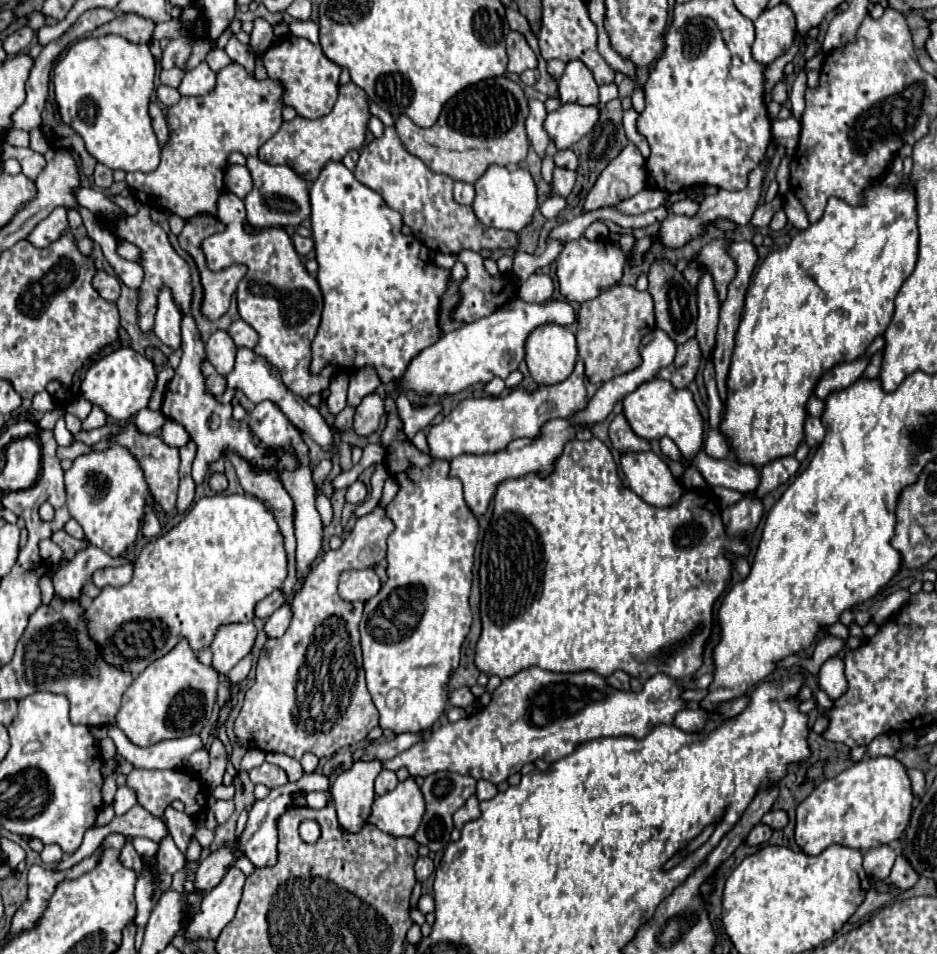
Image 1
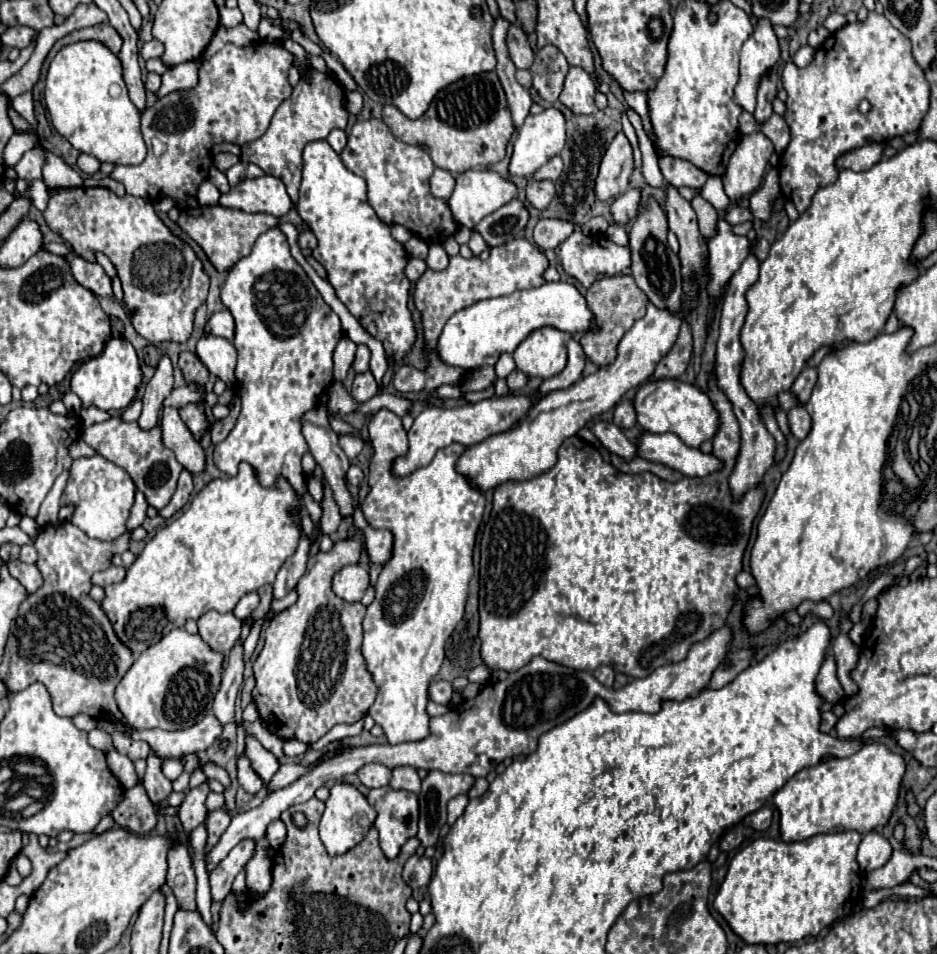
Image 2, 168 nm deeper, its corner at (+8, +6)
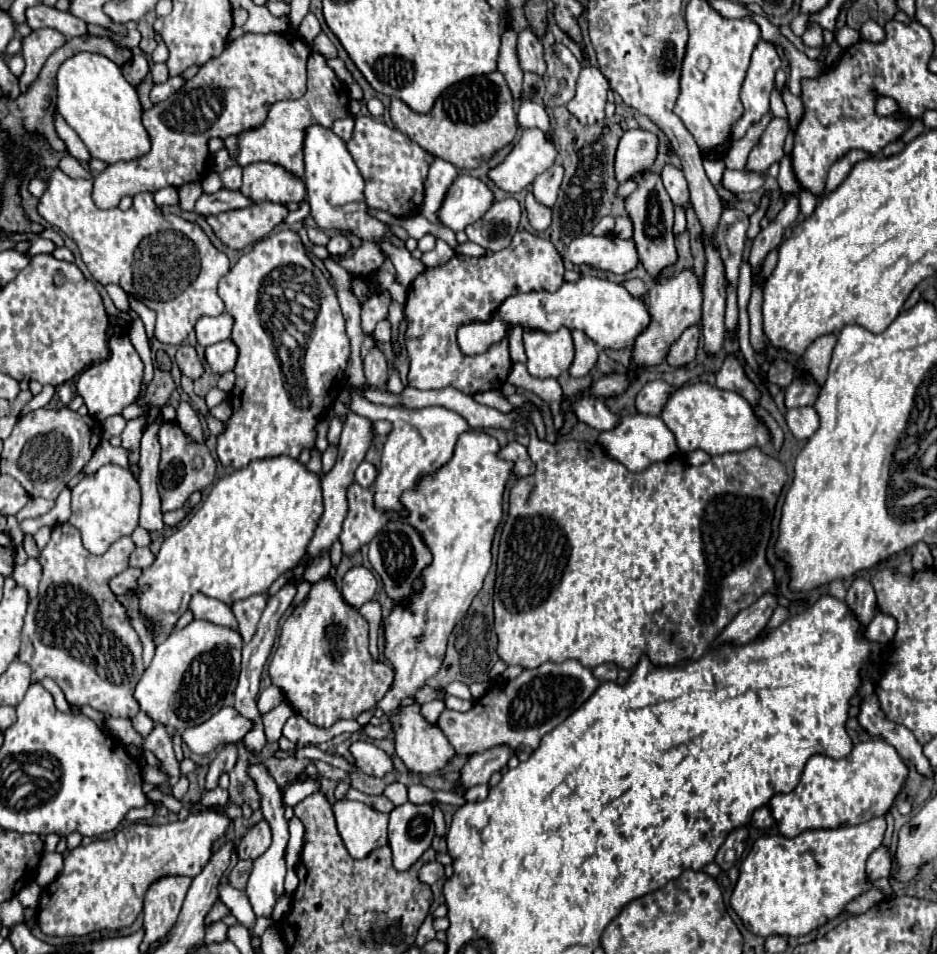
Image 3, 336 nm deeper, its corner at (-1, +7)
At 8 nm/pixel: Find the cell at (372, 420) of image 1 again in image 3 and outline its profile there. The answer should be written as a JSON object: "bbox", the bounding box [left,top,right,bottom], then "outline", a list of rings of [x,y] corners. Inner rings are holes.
{"bbox":[363,347,389,387],"outline":[[[379,347],[369,349],[369,353],[363,357],[363,365],[365,365],[367,383],[371,387],[385,387],[387,385],[389,367],[387,367],[387,359]]]}

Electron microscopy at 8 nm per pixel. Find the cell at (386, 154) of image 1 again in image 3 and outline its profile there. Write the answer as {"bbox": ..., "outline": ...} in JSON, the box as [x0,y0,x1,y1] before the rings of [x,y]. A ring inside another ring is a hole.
{"bbox":[347,117,433,217],"outline":[[[355,117],[355,125],[347,149],[365,179],[365,203],[395,217],[415,215],[423,201],[423,181],[433,157],[403,133],[373,117]]]}

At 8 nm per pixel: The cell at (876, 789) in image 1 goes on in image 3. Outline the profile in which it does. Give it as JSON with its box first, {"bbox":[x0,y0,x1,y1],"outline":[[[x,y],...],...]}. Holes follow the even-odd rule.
{"bbox":[769,739,907,837],"outline":[[[883,739],[865,741],[865,743],[857,743],[853,751],[843,759],[831,759],[827,755],[813,755],[803,769],[803,779],[799,781],[799,785],[791,793],[773,795],[769,801],[769,809],[781,835],[785,837],[797,837],[801,831],[807,831],[807,829],[857,825],[873,817],[885,815],[891,809],[897,793],[901,791],[905,777],[907,777],[907,765],[897,755],[895,747],[891,747]]]}

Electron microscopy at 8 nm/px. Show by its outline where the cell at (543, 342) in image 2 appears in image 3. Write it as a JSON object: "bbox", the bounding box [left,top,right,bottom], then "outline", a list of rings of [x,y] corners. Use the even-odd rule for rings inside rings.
{"bbox":[523,327,573,377],"outline":[[[567,327],[555,333],[525,331],[523,333],[527,369],[533,377],[559,377],[571,367],[573,339]]]}

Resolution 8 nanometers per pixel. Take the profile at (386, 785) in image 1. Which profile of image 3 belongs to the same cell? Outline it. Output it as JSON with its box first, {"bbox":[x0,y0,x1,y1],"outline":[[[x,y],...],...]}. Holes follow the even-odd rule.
{"bbox":[349,739,393,777],"outline":[[[357,739],[357,741],[351,743],[349,753],[355,759],[355,767],[361,769],[361,771],[365,771],[367,775],[383,777],[387,771],[393,771],[391,759],[385,755],[385,751],[381,751],[373,743]]]}

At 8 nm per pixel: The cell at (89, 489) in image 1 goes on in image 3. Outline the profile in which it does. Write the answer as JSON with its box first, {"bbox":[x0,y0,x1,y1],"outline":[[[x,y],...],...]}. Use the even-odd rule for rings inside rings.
{"bbox":[69,465,141,555],"outline":[[[103,465],[93,475],[87,475],[73,487],[71,497],[71,517],[69,525],[77,527],[83,539],[83,547],[93,555],[103,555],[117,539],[131,535],[139,519],[141,493],[137,479],[119,465]]]}

